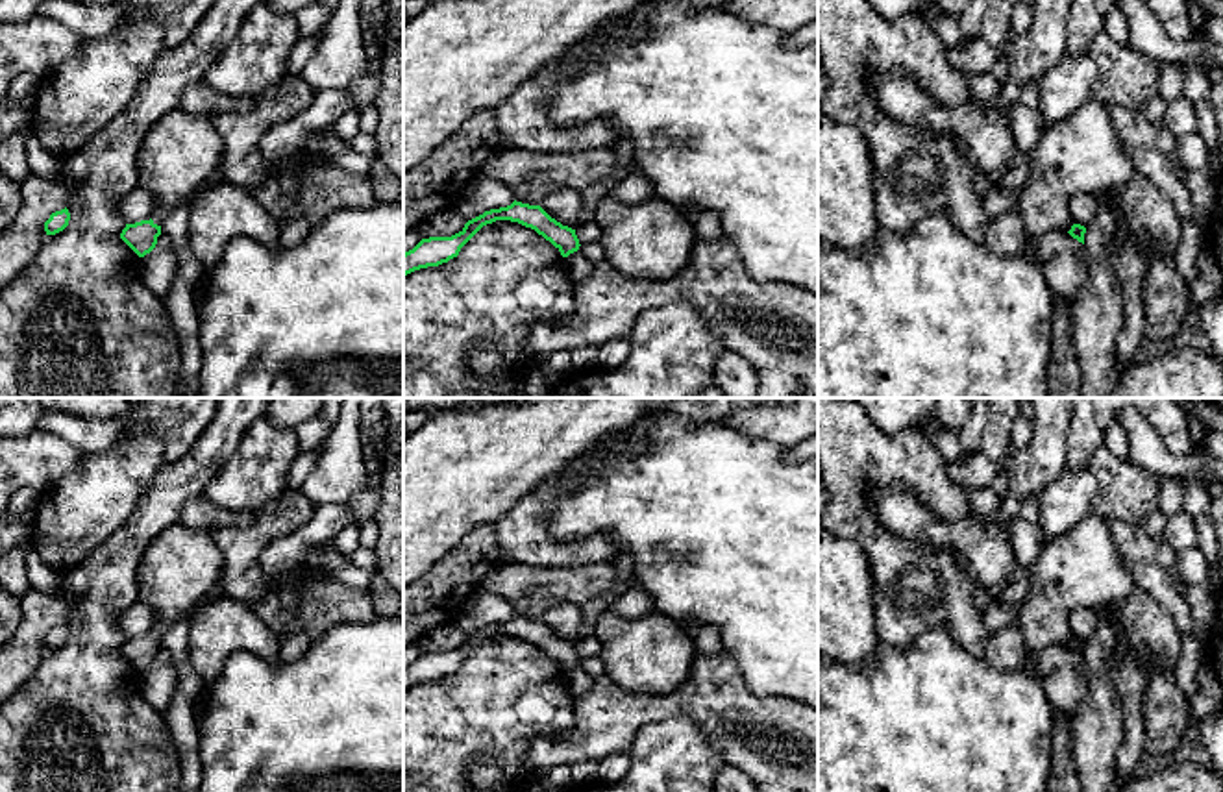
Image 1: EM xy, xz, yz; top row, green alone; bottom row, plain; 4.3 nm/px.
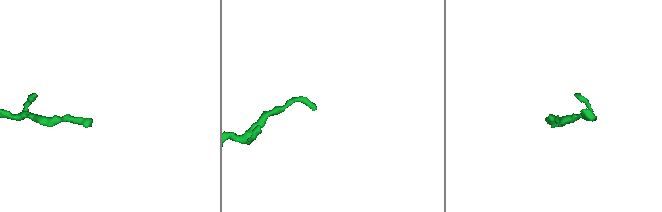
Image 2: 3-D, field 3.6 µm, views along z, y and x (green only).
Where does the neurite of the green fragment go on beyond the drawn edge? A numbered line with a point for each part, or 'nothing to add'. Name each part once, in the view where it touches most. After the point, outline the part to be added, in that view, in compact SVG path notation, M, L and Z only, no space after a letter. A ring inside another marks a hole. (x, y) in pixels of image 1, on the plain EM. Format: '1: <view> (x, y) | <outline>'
nothing to add

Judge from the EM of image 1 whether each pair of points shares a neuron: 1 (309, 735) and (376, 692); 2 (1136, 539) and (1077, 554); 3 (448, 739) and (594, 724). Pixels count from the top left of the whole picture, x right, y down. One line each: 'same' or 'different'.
1: same
2: different
3: different

